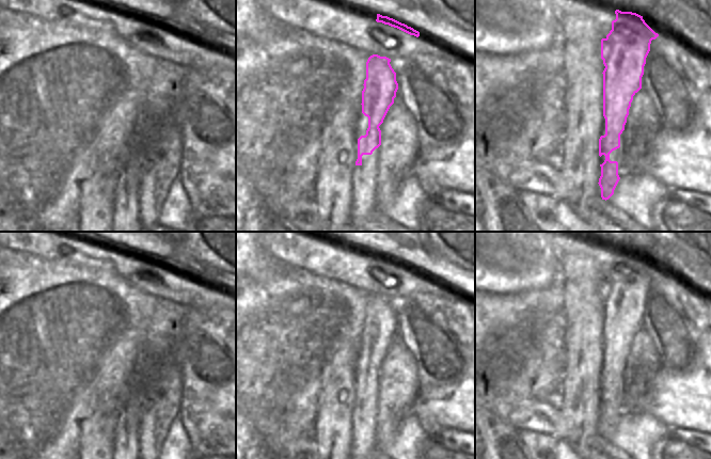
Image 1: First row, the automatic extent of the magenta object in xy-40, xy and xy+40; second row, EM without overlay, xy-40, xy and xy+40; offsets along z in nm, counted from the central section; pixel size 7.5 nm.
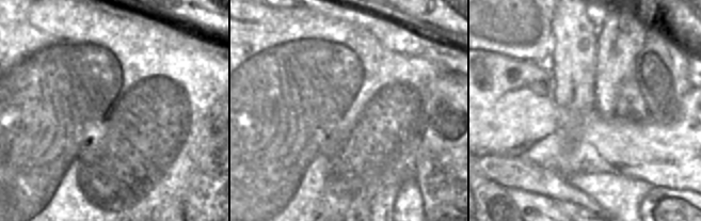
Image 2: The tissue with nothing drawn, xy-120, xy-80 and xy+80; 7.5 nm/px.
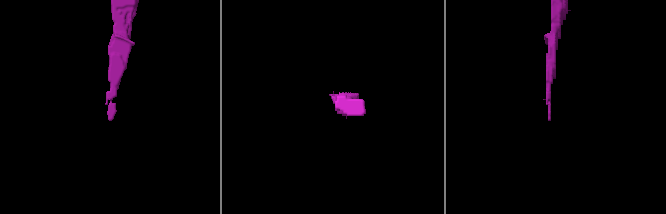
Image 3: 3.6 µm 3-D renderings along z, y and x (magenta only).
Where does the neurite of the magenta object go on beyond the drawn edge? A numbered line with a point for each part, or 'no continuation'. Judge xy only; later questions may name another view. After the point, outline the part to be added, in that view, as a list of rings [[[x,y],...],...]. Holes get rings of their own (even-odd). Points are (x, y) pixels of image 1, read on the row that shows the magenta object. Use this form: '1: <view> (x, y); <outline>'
1: xy (364, 205); [[[362,165],[353,171],[353,201],[351,203],[351,221],[354,227],[363,225],[377,211],[377,188],[375,176],[363,176]]]

